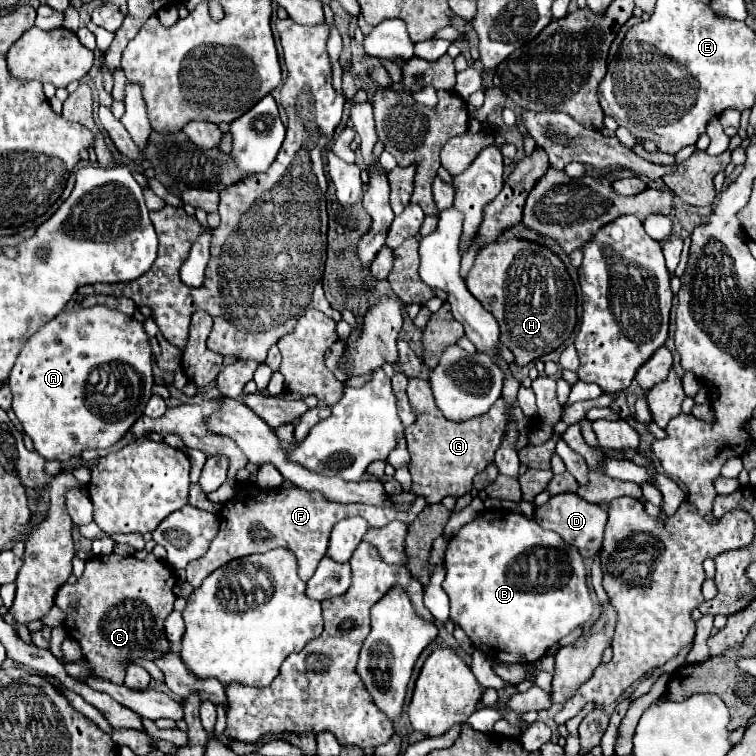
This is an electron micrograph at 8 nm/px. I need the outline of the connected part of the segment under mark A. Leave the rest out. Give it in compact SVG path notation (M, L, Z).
M109 306L71 308L57 314L23 346L9 374L13 412L45 460L69 460L83 450L111 448L141 418L153 388L153 354L143 324Z

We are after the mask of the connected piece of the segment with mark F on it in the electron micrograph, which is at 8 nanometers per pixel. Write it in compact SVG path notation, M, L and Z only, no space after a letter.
M251 482L237 484L237 494L231 500L227 500L225 508L221 508L219 512L219 532L213 538L209 550L205 552L203 558L197 558L195 562L187 564L187 582L197 588L211 572L221 568L229 560L243 558L243 556L257 554L257 552L267 552L277 546L285 546L297 556L299 576L303 580L309 580L319 560L327 554L327 542L329 542L331 528L341 518L361 516L369 522L371 528L381 528L395 518L411 524L425 506L427 502L423 496L417 496L413 506L403 512L403 510L379 508L379 506L367 506L367 504L333 504L333 502L327 502L321 494L301 492L299 488L261 490Z

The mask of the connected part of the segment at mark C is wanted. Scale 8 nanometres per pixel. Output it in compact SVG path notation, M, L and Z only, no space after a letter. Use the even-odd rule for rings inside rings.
M153 554L145 560L133 556L95 556L87 560L83 576L75 584L63 584L55 596L61 610L69 610L73 600L79 600L77 610L67 614L65 628L81 644L83 656L91 666L93 676L123 684L125 670L137 660L159 660L171 652L171 642L165 634L165 618L173 612L175 584L173 568Z

